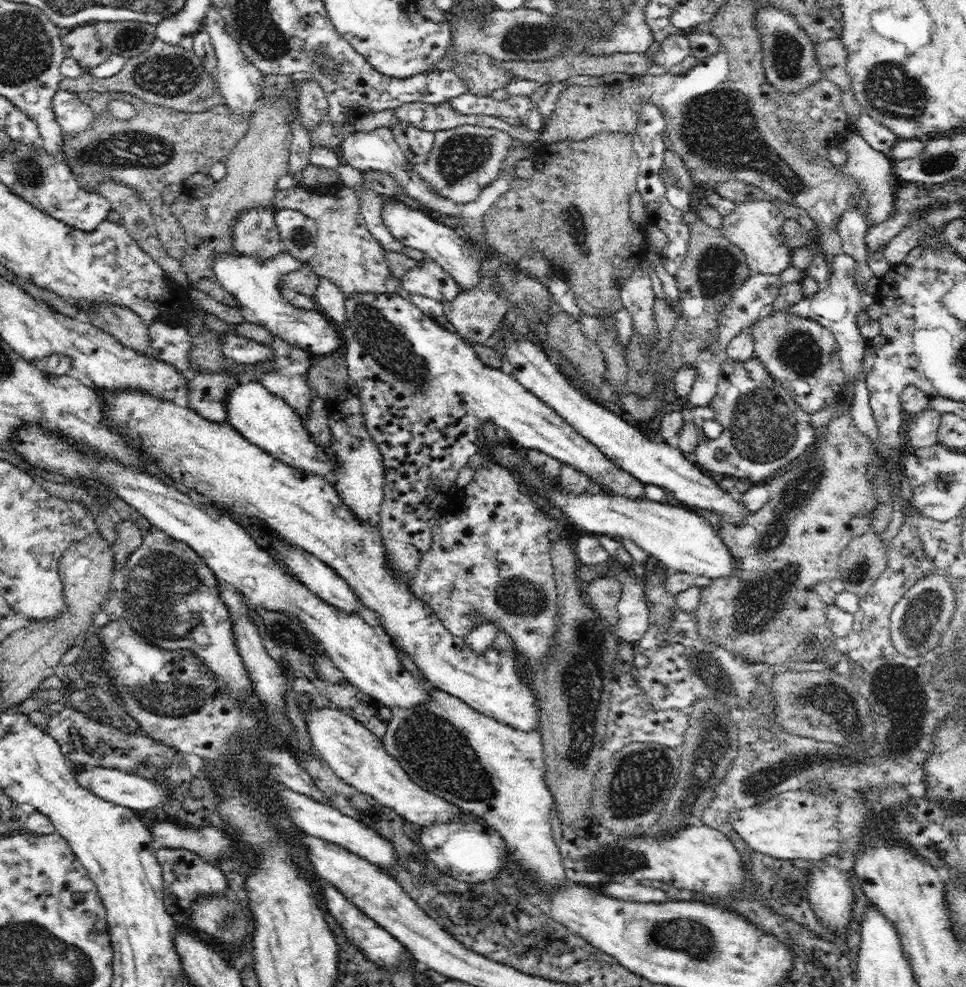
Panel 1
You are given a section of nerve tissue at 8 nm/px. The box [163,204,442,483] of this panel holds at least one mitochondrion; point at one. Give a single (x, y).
(379, 337)

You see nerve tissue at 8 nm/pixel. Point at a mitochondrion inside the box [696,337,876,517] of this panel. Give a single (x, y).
(763, 429)

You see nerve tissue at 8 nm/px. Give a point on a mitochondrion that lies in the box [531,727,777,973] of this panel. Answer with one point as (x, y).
(638, 782)

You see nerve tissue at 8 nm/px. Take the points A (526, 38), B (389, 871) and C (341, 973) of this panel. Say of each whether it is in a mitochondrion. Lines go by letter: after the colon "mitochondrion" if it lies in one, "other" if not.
A: mitochondrion
B: other
C: other

